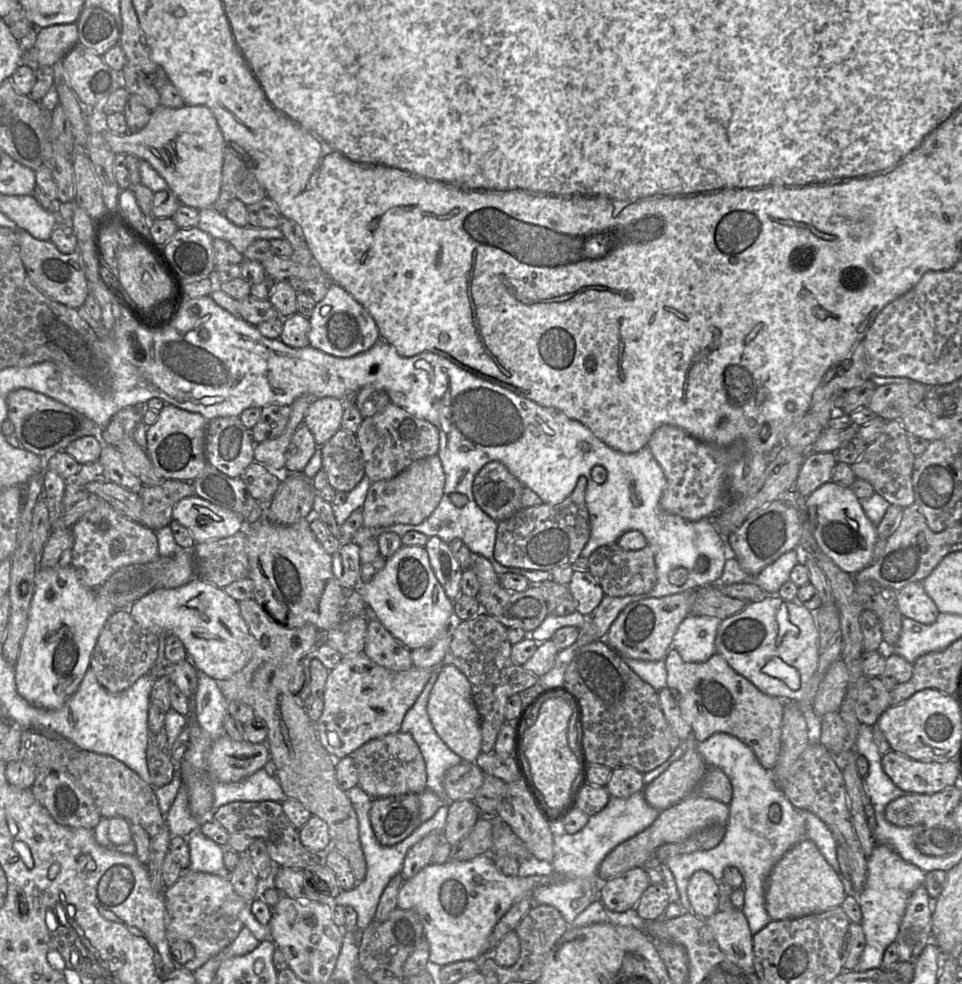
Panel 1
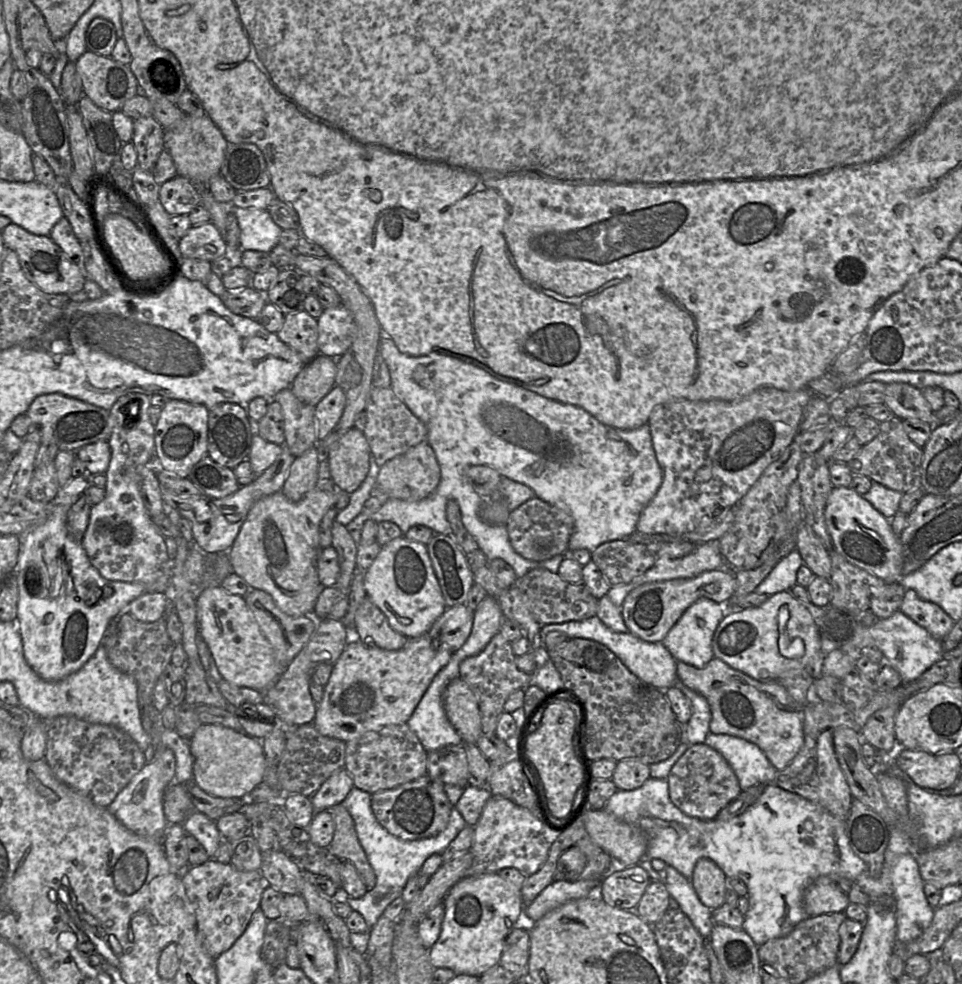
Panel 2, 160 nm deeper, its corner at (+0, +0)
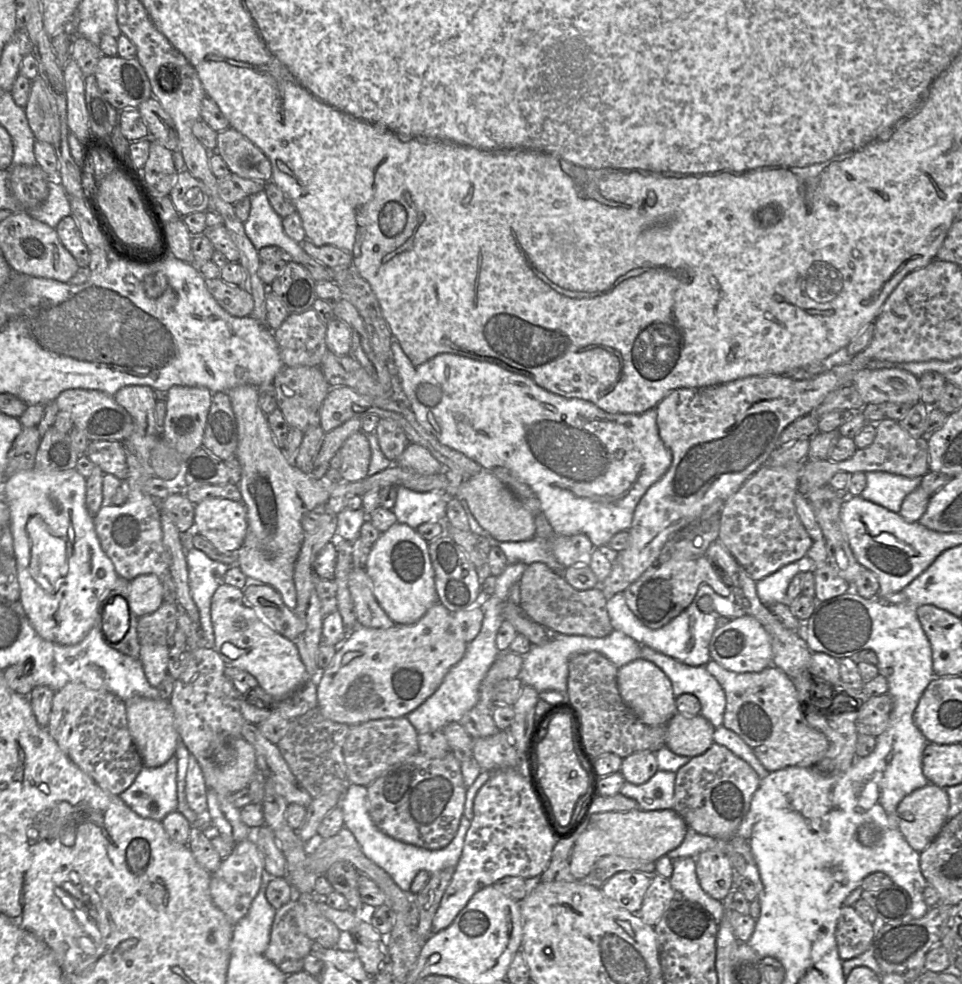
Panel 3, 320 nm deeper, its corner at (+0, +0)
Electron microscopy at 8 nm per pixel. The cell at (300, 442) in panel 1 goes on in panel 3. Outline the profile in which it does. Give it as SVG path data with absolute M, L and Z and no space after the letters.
M283 366L272 382L277 408L282 412L287 424L302 432L319 425L322 403L331 386L326 381L320 367L317 366Z

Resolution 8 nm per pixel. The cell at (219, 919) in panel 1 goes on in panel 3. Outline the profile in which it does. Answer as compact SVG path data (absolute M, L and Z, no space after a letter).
M253 835L253 838L235 844L231 855L222 859L219 868L211 873L210 894L212 901L235 925L247 914L265 878L263 858Z

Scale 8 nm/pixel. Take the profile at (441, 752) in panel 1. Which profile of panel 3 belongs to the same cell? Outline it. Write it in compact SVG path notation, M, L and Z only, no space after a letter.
M524 563L508 564L503 573L497 577L494 593L488 599L482 599L481 607L484 611L484 618L481 629L477 636L467 644L463 658L449 670L437 690L406 716L418 733L442 730L450 722L459 722L468 711L476 706L481 681L500 654L496 646L496 636L504 621L502 610L504 602L509 600L511 587L520 582L526 567Z

